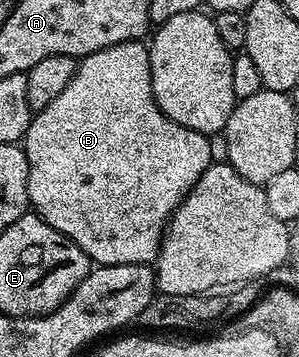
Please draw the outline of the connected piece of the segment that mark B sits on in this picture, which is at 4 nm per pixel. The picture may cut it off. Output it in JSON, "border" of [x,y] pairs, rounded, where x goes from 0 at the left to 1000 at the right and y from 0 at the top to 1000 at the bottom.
{"border":[[[485,118],[391,120],[371,132],[334,137],[321,148],[284,157],[264,174],[254,204],[227,238],[214,238],[214,261],[187,272],[187,283],[161,291],[144,311],[124,314],[100,336],[100,359],[80,392],[80,420],[94,451],[94,552],[110,599],[130,602],[174,641],[214,653],[318,739],[344,748],[375,742],[428,742],[431,737],[512,739],[528,723],[528,700],[542,695],[542,661],[555,653],[555,627],[582,605],[582,591],[622,560],[622,543],[645,529],[656,507],[702,468],[706,392],[666,367],[629,361],[589,339],[575,339],[542,314],[508,249],[508,204],[502,202],[502,137]]]}

